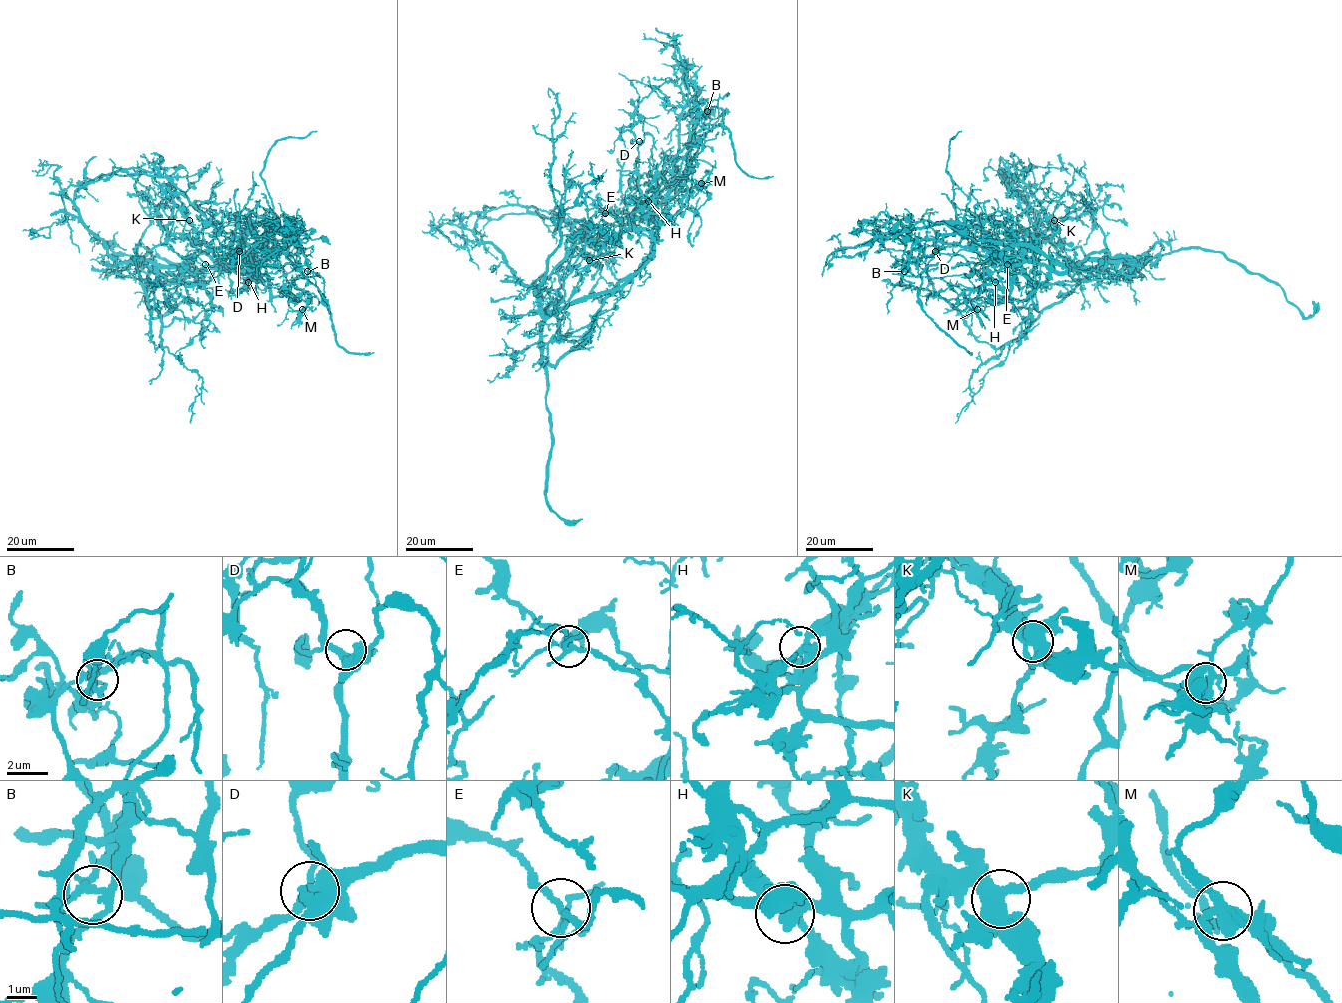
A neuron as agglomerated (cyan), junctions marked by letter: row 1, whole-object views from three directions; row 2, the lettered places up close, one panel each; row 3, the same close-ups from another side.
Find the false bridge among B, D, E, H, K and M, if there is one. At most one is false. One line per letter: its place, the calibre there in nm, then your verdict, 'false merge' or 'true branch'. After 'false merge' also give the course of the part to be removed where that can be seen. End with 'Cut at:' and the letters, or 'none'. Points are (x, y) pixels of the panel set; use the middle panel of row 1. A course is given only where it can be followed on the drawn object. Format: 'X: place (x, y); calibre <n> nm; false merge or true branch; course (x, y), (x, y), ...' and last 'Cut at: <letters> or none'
B: place (707, 111); calibre 280 nm; true branch
D: place (639, 141); calibre 400 nm; true branch
E: place (605, 213); calibre 200 nm; true branch
H: place (648, 201); calibre 400 nm; true branch
K: place (589, 260); calibre 480 nm; true branch
M: place (701, 183); calibre 440 nm; false merge; course (701, 184), (656, 194), (643, 216), (662, 168), (702, 127), (698, 109), (687, 149), (693, 242)
Cut at: M

